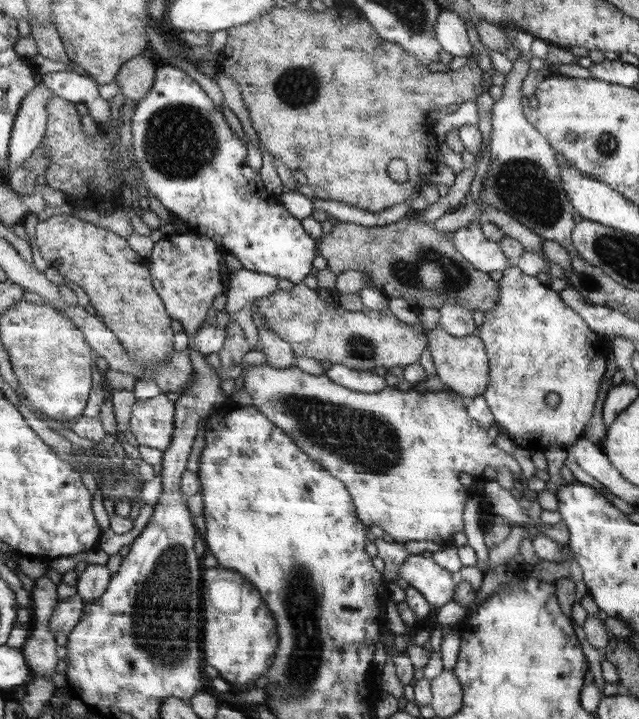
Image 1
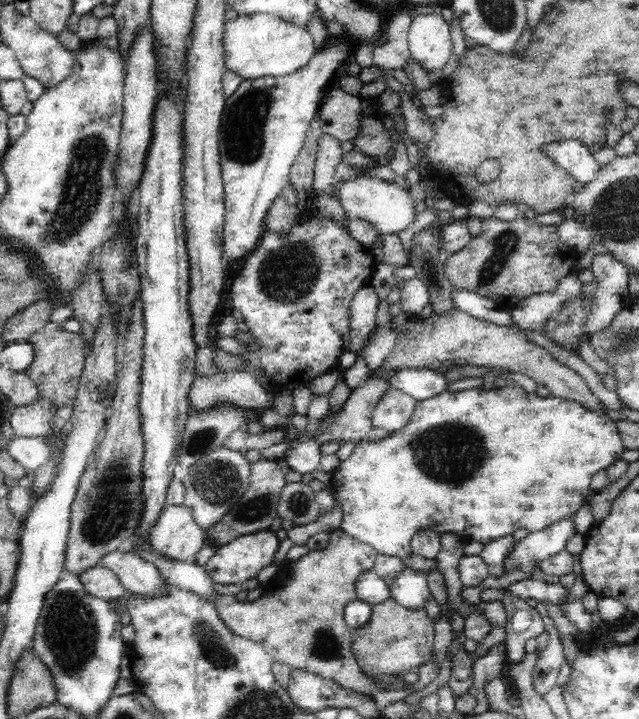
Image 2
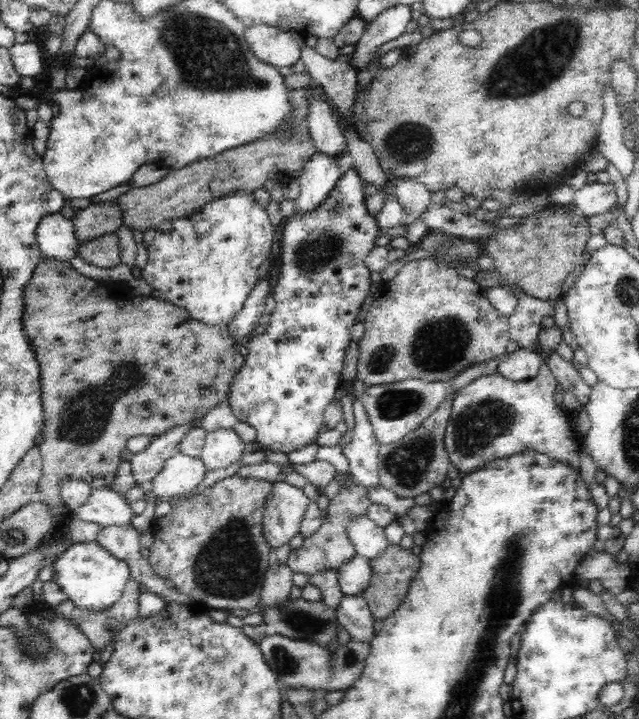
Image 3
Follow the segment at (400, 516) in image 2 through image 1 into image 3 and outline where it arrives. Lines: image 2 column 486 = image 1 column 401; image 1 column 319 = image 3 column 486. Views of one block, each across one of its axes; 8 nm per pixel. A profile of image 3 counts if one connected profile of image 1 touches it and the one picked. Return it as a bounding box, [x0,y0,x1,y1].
[444,325,580,478]

